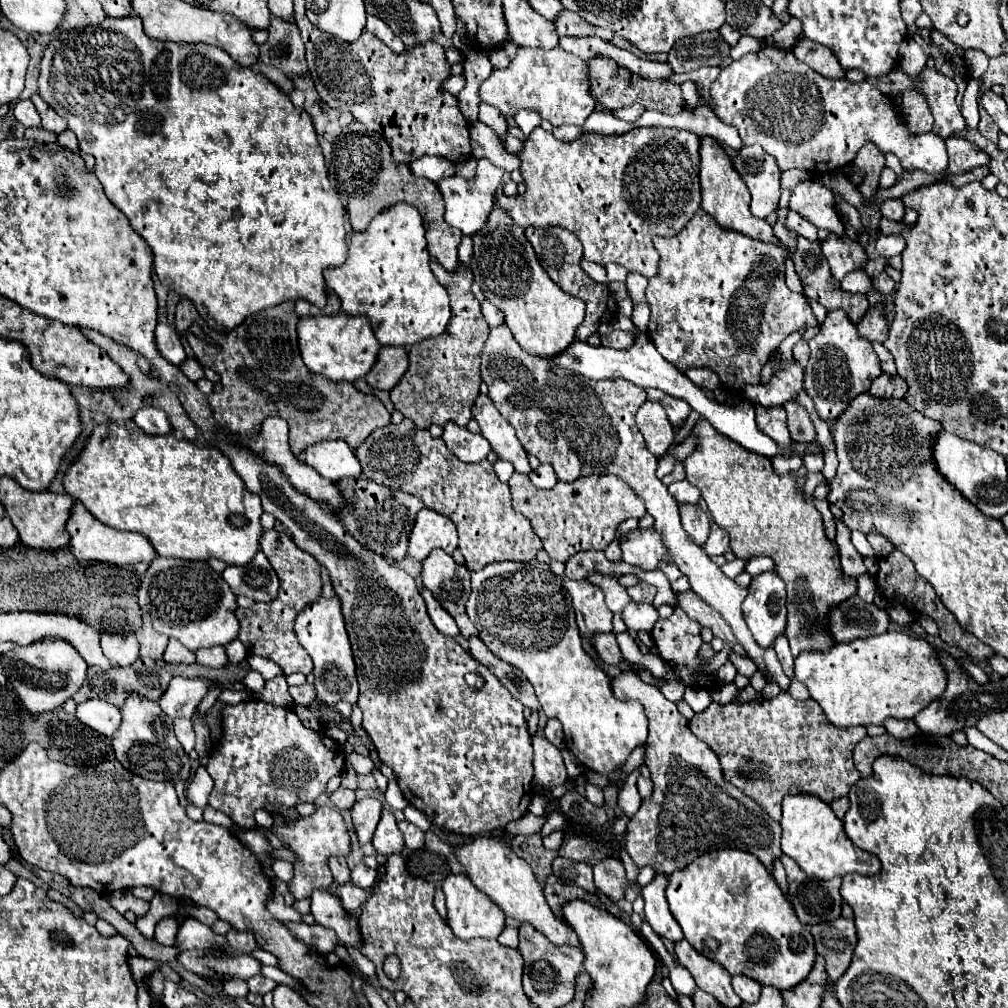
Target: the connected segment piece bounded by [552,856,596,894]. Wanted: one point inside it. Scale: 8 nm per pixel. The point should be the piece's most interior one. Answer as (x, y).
(579, 873)

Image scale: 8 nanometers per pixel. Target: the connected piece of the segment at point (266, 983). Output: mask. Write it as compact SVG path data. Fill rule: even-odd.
M262 974L252 976L252 978L248 980L248 988L250 988L250 992L252 992L252 994L260 994L260 996L264 996L266 992L272 992L276 986L278 986L278 984L276 984L274 980L270 980L270 978L262 976Z

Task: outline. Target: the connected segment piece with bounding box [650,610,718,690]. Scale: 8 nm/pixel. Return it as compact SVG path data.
M674 610L674 614L672 614L670 618L666 618L666 620L658 618L658 622L654 624L654 628L652 628L650 634L652 634L652 640L654 640L656 648L658 648L660 658L662 658L670 668L674 668L674 670L680 674L680 678L682 678L682 682L684 682L686 686L712 690L712 688L718 686L718 680L716 680L716 674L714 674L714 672L706 670L706 660L698 656L700 646L702 646L700 630L702 630L702 628L700 628L700 624L696 624L696 620L690 620L684 612L676 612L676 610Z

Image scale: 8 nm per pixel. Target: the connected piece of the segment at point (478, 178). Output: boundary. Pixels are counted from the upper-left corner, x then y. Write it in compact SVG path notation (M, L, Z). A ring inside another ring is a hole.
M480 158L477 160L476 175L473 179L467 180L455 175L440 180L438 188L440 188L444 204L446 204L444 218L448 220L448 226L460 228L462 234L468 234L468 236L476 234L484 226L484 222L494 206L494 192L502 182L502 174L504 174L502 168L496 168L486 158Z

